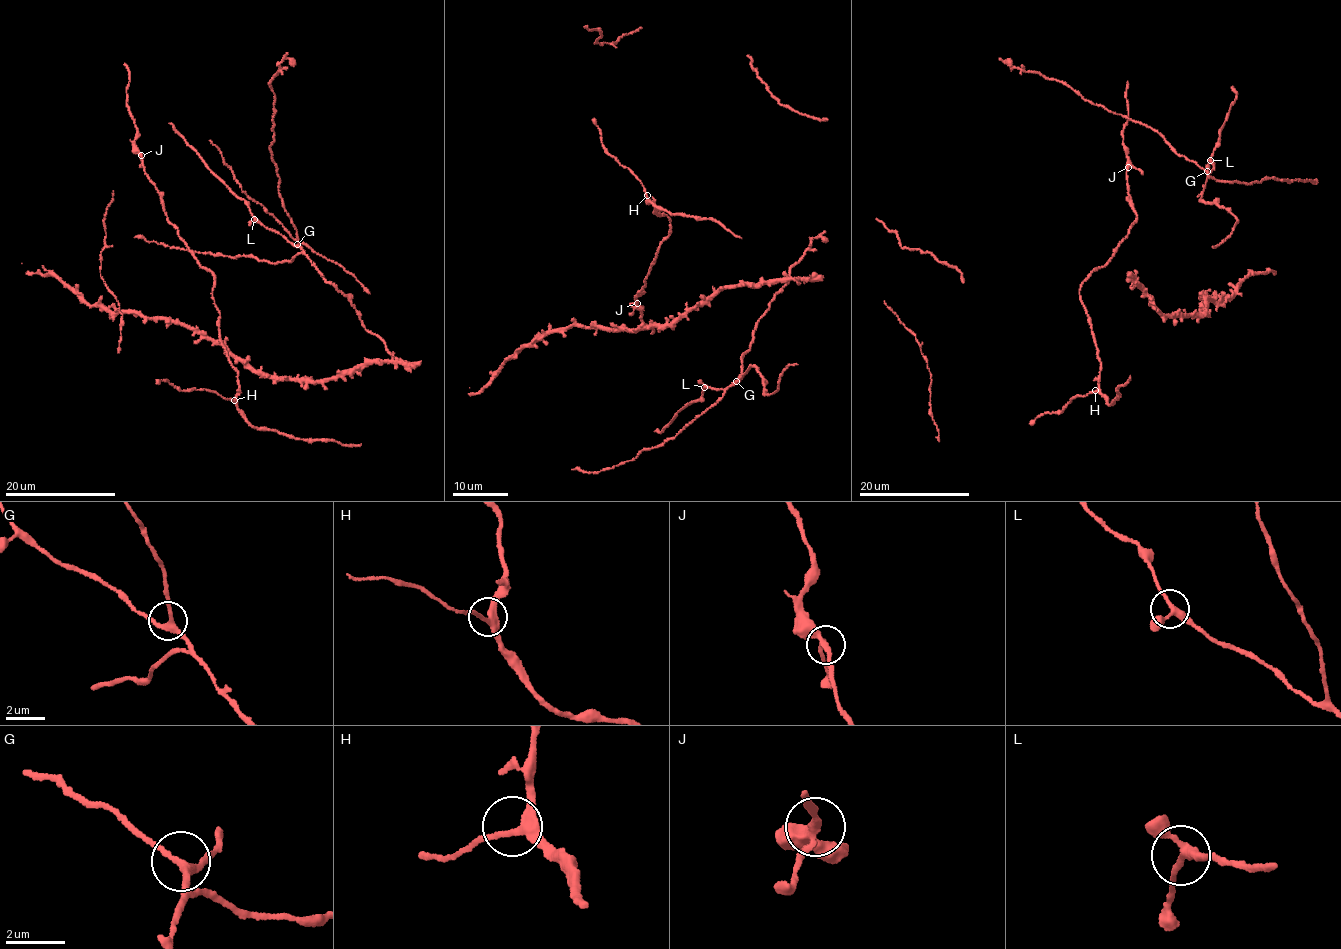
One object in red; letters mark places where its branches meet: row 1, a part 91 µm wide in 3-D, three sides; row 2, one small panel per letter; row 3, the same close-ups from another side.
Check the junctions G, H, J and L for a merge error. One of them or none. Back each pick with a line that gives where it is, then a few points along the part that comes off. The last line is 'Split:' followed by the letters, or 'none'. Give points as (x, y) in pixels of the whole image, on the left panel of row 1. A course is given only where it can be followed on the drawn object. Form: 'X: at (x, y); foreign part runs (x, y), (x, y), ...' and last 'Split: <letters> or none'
Split: none

